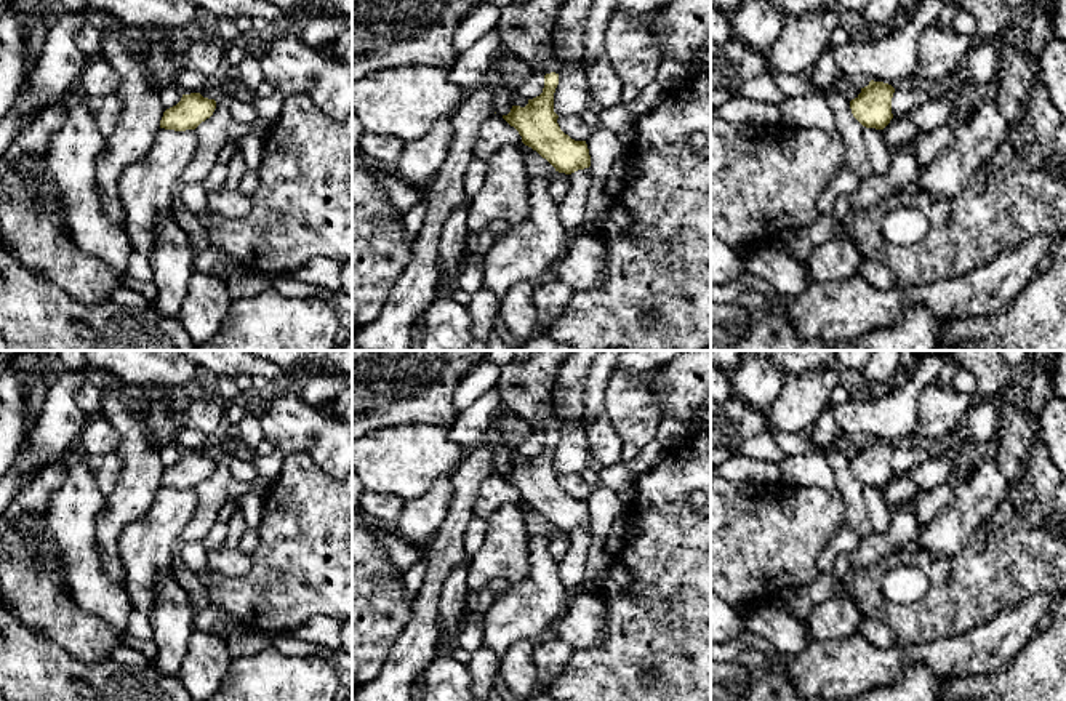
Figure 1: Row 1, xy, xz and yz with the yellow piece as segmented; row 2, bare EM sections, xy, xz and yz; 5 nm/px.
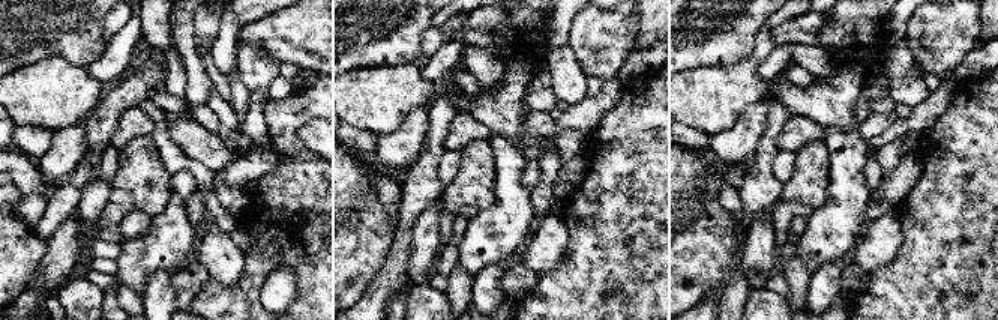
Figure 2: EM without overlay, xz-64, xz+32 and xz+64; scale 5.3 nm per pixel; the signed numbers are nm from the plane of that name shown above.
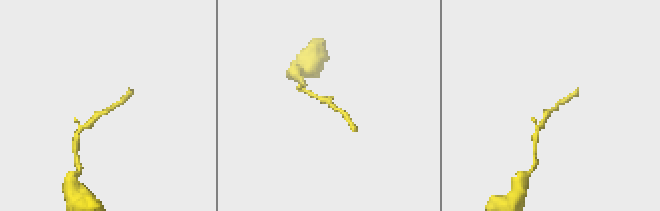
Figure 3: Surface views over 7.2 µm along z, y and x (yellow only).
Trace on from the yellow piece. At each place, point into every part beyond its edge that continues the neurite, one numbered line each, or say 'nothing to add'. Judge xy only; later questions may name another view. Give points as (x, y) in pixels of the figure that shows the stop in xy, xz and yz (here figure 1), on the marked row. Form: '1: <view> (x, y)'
nothing to add

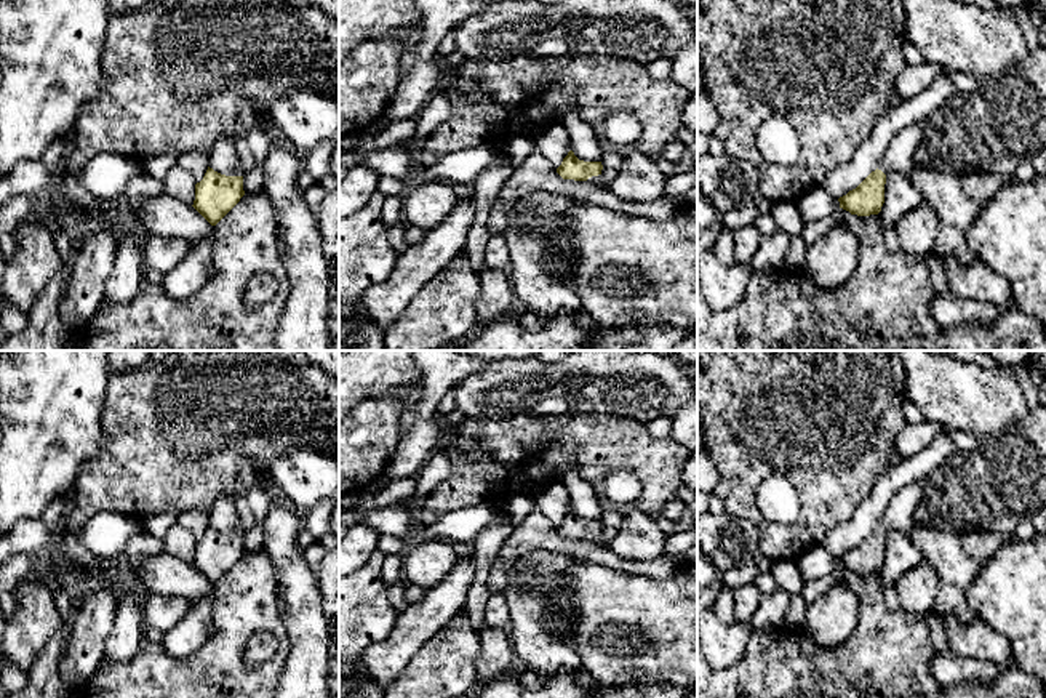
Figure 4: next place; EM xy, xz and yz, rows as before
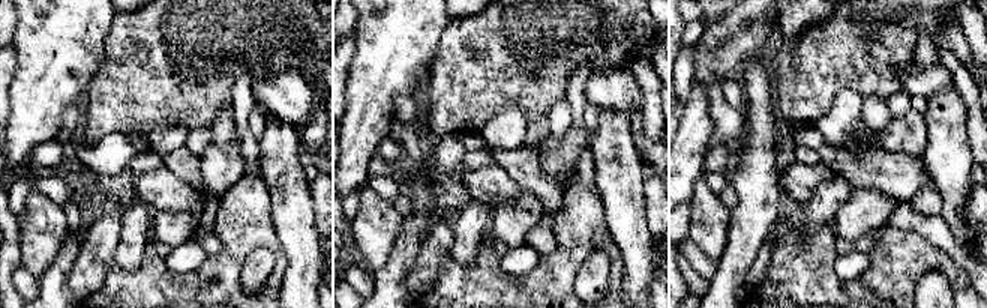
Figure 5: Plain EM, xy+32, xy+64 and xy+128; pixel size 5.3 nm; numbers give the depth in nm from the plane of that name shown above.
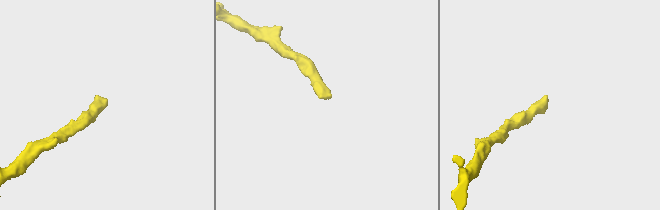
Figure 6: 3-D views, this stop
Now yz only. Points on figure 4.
1: yz (898, 156)

